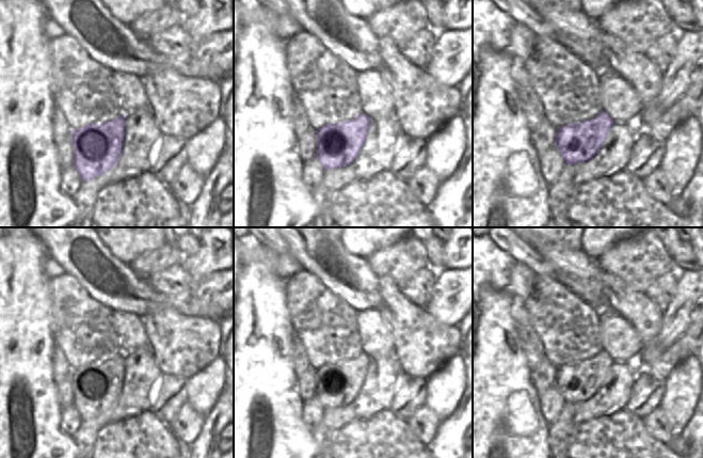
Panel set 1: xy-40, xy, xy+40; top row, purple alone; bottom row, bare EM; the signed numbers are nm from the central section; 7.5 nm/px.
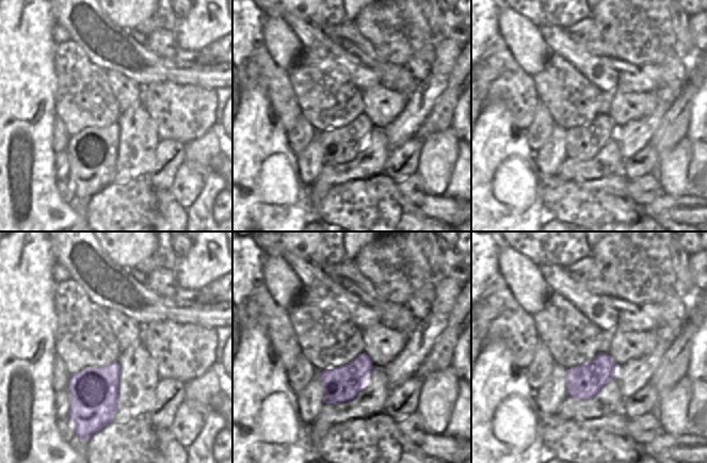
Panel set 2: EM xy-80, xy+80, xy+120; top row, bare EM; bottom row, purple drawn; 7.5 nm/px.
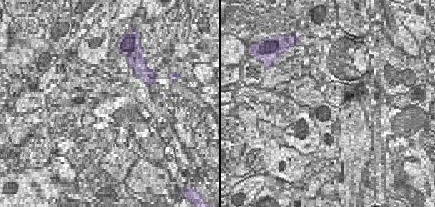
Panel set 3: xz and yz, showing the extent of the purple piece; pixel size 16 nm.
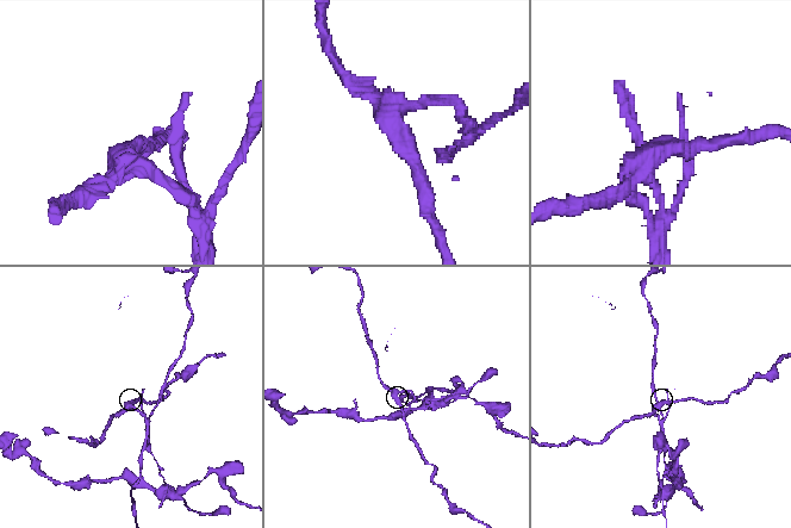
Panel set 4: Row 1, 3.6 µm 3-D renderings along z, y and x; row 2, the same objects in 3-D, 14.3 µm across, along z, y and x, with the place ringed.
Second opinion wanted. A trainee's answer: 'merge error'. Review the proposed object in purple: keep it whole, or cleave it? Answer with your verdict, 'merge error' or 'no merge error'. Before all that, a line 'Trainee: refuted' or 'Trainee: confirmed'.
Trainee: refuted
no merge error

